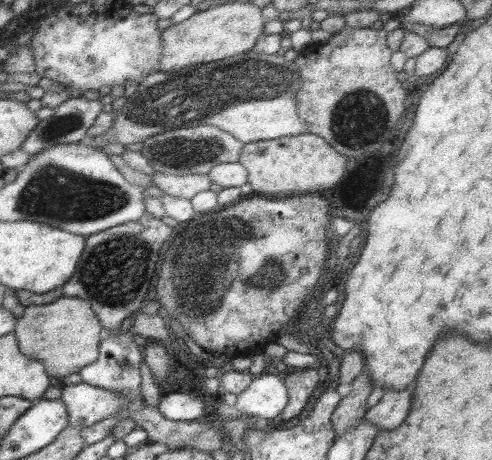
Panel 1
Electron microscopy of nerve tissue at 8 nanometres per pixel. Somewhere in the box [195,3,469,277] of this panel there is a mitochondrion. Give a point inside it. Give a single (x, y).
(361, 120)

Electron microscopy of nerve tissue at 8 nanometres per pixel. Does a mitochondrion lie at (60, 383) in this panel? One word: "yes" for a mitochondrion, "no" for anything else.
no

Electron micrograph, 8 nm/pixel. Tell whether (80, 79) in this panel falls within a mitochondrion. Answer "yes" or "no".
no

